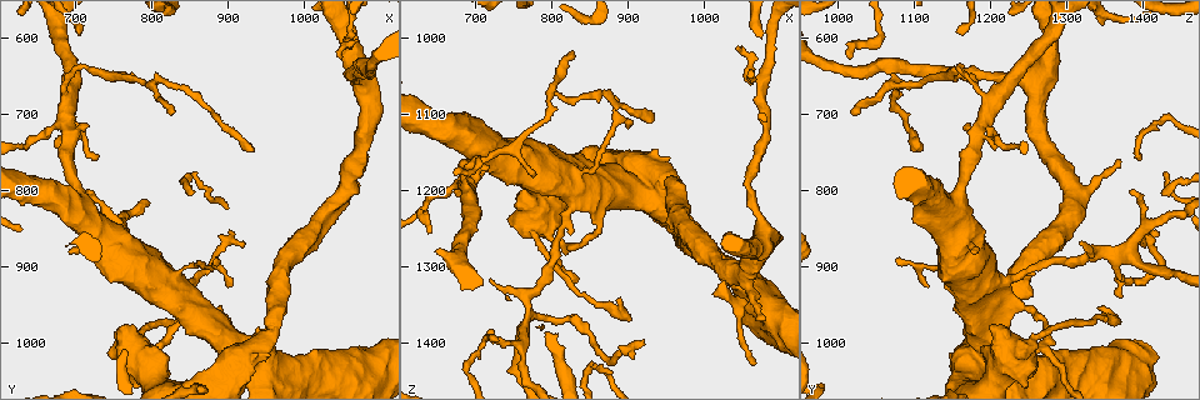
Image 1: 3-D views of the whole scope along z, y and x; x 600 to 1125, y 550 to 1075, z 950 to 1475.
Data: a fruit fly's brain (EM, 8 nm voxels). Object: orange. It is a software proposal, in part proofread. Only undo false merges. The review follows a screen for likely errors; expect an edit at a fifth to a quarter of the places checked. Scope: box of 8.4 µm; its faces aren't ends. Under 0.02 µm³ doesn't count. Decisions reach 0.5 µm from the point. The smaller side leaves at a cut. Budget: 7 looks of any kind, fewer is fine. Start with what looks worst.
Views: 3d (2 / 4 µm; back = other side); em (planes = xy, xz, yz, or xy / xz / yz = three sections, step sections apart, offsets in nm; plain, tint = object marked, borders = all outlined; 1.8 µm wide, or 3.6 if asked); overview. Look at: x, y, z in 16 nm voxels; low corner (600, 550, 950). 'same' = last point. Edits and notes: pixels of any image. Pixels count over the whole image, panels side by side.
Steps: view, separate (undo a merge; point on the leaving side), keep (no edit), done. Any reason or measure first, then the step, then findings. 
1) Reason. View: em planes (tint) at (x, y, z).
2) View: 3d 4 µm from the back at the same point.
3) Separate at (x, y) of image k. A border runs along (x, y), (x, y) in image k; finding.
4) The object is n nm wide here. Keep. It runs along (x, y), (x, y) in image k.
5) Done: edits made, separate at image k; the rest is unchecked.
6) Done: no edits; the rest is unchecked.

Four arms meet. View: em xz step 16 (plain) at (685, 690, 1195).

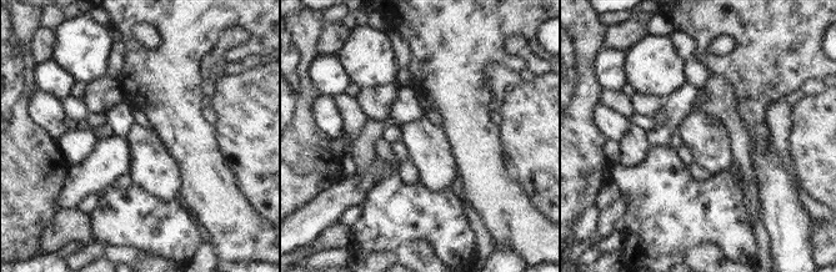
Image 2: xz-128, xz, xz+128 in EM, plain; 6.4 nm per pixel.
View: em xz step 16 (tint) at the same point.

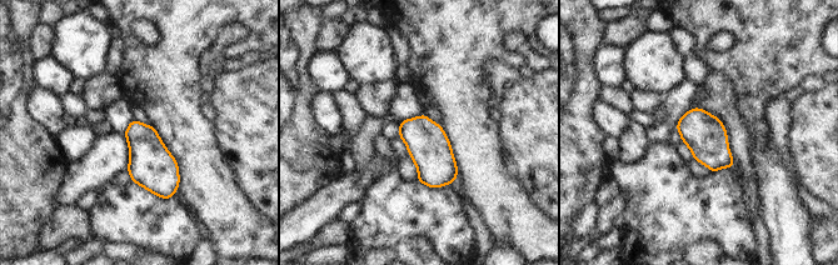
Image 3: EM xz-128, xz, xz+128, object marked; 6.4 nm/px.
The object is 220 nm wide here. Keep. All the same cell.

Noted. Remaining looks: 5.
Sharp bend. View: 3d 4 µm at (765, 885, 1365).

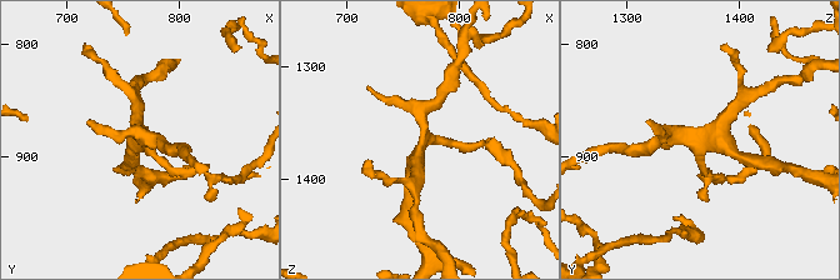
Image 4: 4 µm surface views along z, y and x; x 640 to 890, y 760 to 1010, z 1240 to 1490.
Now the EM. View: em planes (tint) at (768, 882, 1366).

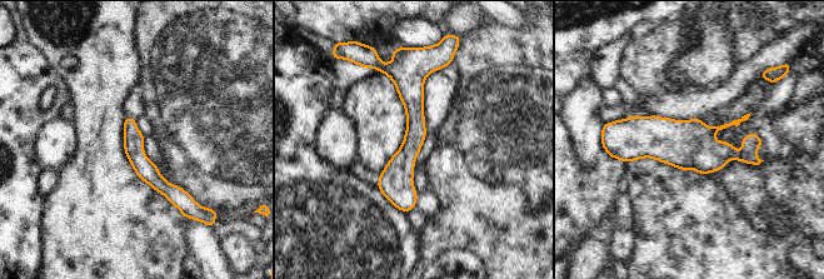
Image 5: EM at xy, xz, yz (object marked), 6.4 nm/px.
Keep. Continuous, no second cell.

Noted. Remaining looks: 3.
View: 3d 4 µm at (825, 925, 1210).

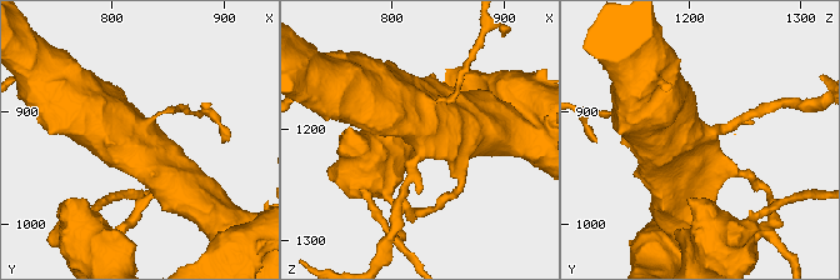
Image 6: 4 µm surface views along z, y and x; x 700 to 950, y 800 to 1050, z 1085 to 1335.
Need the tissue. View: em 3.6 µm yz step 4 (tint) at (826, 920, 1206).

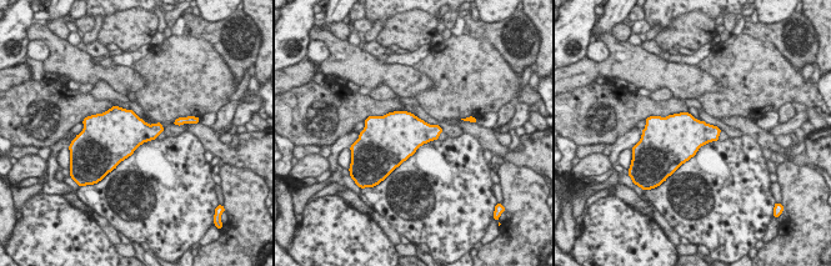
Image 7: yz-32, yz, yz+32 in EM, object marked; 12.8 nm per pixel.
View: em 3.6 µm planes (tint) at the same point.

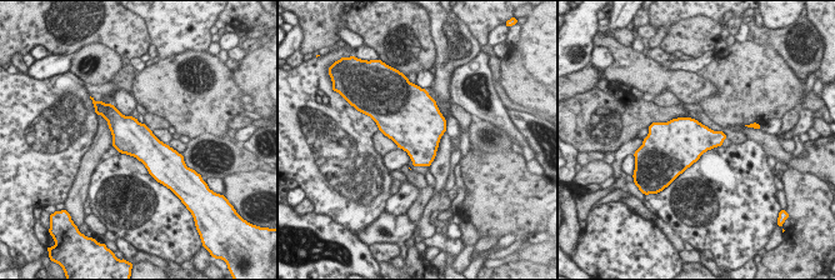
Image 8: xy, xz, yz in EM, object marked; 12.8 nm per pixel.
Keep. Continuous, no second cell.

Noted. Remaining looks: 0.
Done: no edits; the rest is unchecked.

